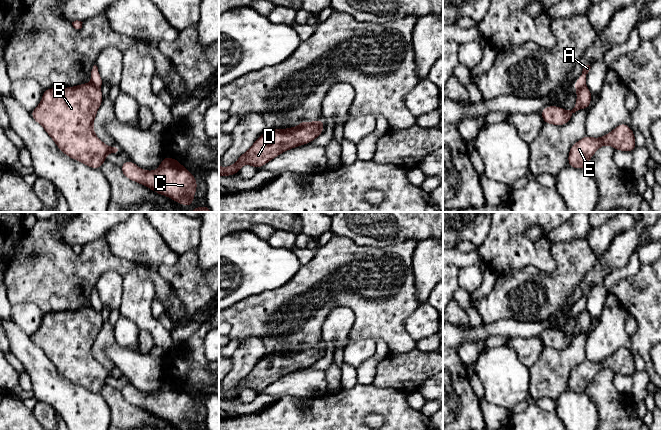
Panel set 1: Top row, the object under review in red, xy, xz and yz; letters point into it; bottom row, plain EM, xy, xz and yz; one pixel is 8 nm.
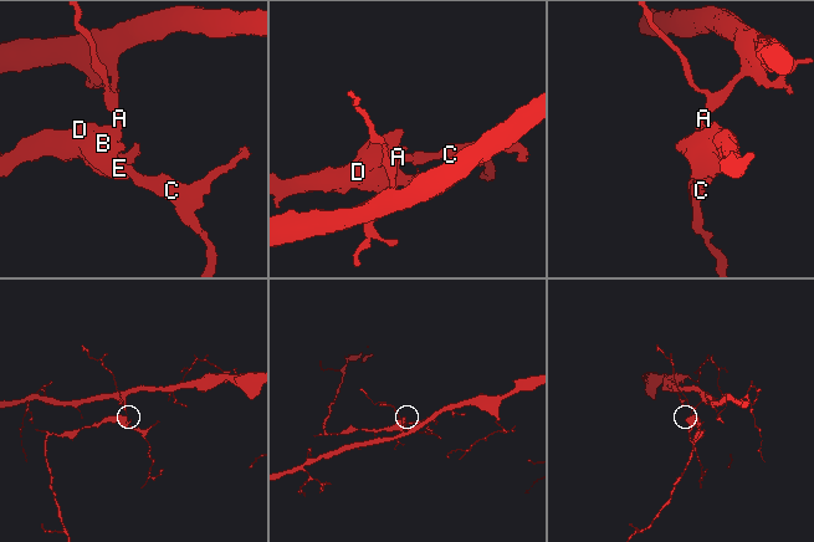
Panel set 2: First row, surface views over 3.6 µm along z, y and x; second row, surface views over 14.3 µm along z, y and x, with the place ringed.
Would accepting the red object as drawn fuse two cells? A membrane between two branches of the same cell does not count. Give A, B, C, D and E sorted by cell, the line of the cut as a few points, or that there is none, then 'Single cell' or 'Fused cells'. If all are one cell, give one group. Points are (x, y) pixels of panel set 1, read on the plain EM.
Groups: A / B C D E. Split along yz (584, 309), (576, 312). Fused cells

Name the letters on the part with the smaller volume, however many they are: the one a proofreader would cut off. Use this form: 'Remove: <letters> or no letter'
Remove: B, C, D, E

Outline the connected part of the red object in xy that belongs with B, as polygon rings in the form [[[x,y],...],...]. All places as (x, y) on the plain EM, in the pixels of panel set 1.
[[[93,307],[50,312],[43,315],[41,326],[30,338],[65,379],[91,392],[100,393],[108,377],[119,378],[122,375],[118,369],[108,371],[95,359],[93,347],[102,323],[100,311]]]

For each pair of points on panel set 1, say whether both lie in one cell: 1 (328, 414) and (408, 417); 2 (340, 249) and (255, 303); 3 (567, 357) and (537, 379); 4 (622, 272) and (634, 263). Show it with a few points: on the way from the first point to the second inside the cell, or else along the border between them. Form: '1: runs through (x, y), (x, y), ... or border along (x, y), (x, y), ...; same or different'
1: runs through (348, 409), (352, 406), (388, 406); same
2: runs through (319, 270), (297, 292), (285, 301), (276, 303); same
3: runs through (560, 363), (544, 378); same
4: runs through (625, 271), (631, 266); same

